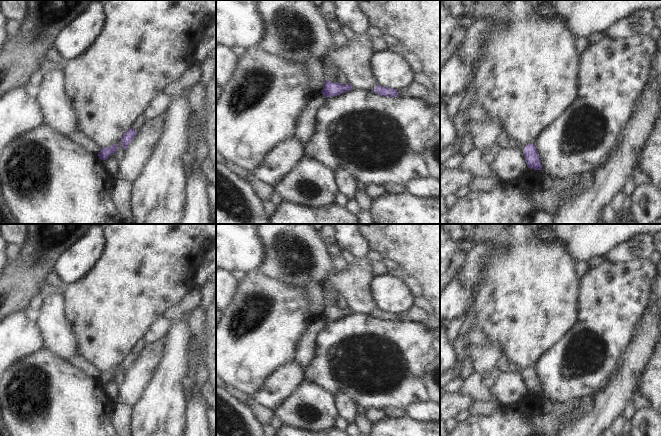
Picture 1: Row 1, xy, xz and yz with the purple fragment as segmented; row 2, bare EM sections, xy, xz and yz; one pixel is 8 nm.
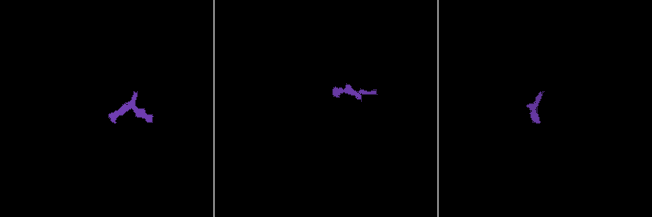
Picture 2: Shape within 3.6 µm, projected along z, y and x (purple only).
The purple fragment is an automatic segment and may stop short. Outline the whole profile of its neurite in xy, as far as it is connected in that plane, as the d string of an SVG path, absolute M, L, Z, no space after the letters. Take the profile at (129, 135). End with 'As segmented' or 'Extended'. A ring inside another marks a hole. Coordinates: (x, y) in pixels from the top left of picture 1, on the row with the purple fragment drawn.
M128 129L124 135L122 136L122 138L120 139L121 143L122 143L122 147L123 150L125 150L128 145L130 144L130 142L134 139L134 137L136 136L137 131L133 130L133 129Z. As segmented.

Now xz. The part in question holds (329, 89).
M326 80L321 93L323 94L323 97L334 97L342 93L348 92L352 89L353 87L349 83L347 83L346 85L342 85L339 82L331 83L328 80Z. As segmented.

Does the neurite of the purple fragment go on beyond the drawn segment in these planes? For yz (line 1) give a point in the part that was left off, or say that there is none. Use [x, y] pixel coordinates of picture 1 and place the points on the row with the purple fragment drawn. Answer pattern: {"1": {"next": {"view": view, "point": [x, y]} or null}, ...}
{"1": {"next": null}}

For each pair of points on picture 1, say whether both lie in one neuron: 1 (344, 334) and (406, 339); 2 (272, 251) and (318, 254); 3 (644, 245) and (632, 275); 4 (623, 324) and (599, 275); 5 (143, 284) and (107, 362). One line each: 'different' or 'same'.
1: same
2: same
3: different
4: same
5: same

